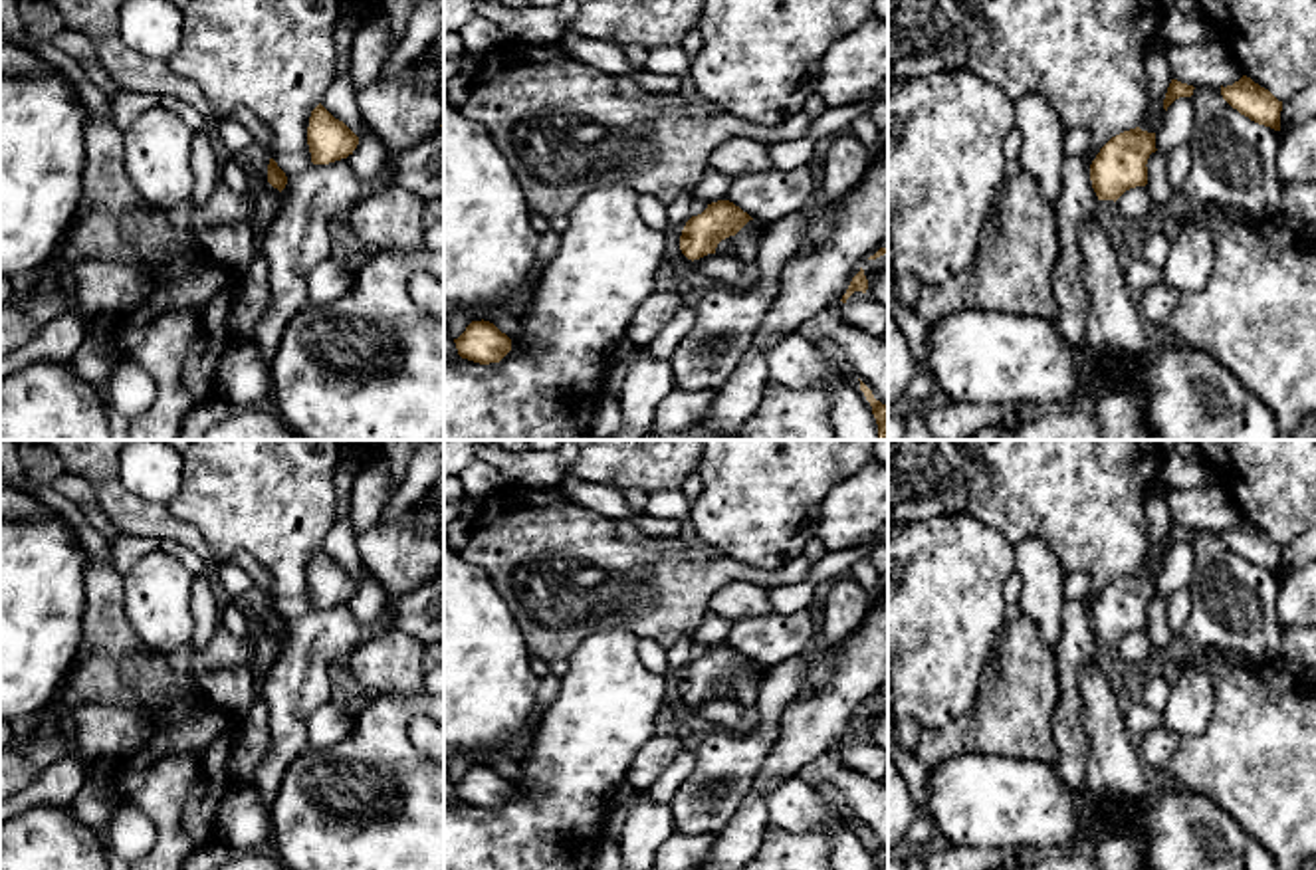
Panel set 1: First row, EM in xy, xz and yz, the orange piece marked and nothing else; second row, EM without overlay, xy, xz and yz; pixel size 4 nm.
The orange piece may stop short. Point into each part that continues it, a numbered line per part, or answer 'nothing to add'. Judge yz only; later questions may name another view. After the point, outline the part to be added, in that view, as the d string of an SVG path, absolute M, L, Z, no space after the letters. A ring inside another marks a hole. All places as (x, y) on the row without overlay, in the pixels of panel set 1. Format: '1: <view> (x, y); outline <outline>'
nothing to add

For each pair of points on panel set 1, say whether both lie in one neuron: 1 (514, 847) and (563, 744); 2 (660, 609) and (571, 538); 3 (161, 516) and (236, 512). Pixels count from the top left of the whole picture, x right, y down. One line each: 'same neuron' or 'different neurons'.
1: same neuron
2: same neuron
3: different neurons

